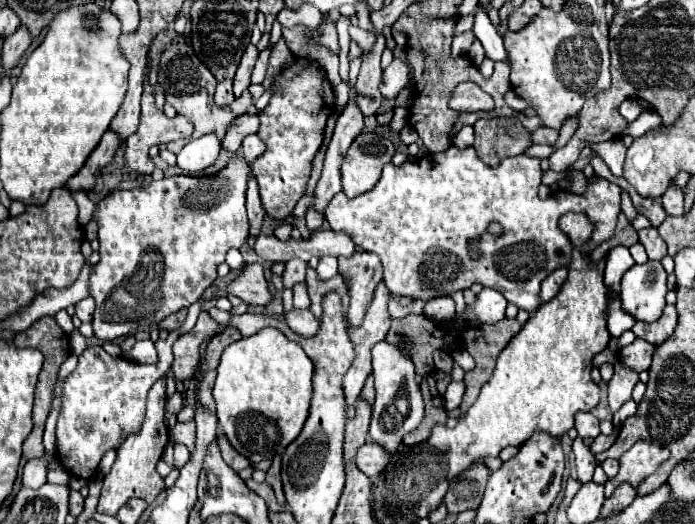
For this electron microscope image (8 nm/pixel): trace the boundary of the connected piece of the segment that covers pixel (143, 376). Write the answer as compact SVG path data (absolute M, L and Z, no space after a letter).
M196 302L189 307L188 317L178 329L170 331L166 339L156 341L158 363L154 365L134 365L122 357L114 359L102 347L90 347L78 357L78 367L64 379L62 407L56 423L58 461L70 475L90 479L98 471L102 455L108 449L118 449L128 433L140 429L146 411L146 393L172 367L172 345L194 327L201 312L198 305Z

